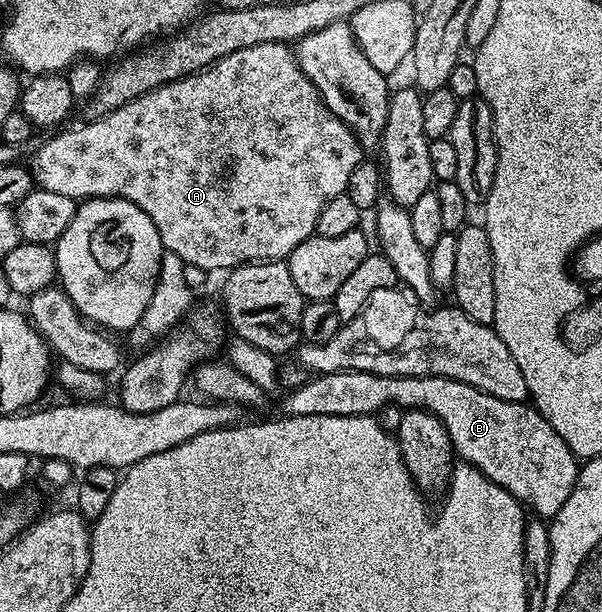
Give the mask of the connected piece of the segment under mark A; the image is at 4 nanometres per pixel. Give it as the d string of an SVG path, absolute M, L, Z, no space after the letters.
M272 42L271 44L255 44L255 48L239 48L239 52L231 52L231 56L223 56L213 65L208 66L205 70L200 70L197 74L188 74L185 78L180 78L174 82L163 84L159 88L155 88L151 92L147 92L143 96L139 96L135 100L131 100L127 104L123 104L119 108L115 108L111 112L107 112L102 118L93 118L88 120L82 126L73 126L70 130L61 128L56 131L54 138L49 138L37 151L33 154L33 166L31 165L31 173L34 183L39 184L40 189L47 192L60 192L63 196L71 196L78 200L87 198L122 198L131 204L135 204L139 208L143 208L143 212L147 212L147 216L151 216L151 224L155 224L155 228L161 237L161 245L166 251L169 250L177 258L182 258L185 266L195 265L208 272L214 270L222 270L228 272L243 266L247 262L280 262L288 259L290 252L295 248L299 248L299 244L303 244L303 240L313 237L317 229L317 221L319 220L319 212L323 212L327 200L335 200L335 196L345 193L347 188L347 180L351 180L351 172L355 172L355 168L363 160L363 151L361 143L357 141L356 133L343 120L339 120L335 116L335 112L331 112L331 108L327 108L327 104L322 100L321 93L315 88L315 84L311 84L311 80L307 80L307 76L299 68L296 53L284 42Z

